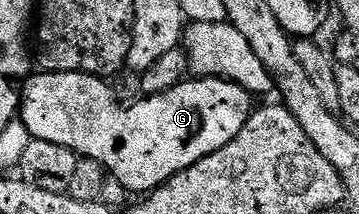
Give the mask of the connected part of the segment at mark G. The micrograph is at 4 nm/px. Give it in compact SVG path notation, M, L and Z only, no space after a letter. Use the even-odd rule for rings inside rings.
M48 71L45 73L34 73L29 76L21 84L20 87L20 121L28 129L31 139L39 139L40 141L52 141L52 145L64 145L72 148L79 157L87 159L95 159L100 161L100 165L106 168L109 178L114 179L126 191L142 191L149 192L151 189L161 187L163 183L169 183L170 178L176 173L180 173L184 169L188 169L192 165L196 165L196 161L207 159L212 153L216 153L216 149L224 149L224 145L228 145L228 141L232 141L232 137L236 137L236 133L240 133L240 129L244 129L244 125L248 121L252 110L252 96L250 92L245 91L239 83L230 83L227 79L203 79L201 77L190 77L185 81L178 82L174 87L166 92L160 92L158 95L148 95L129 106L122 106L116 101L116 97L111 91L111 84L105 78L96 75L82 75L78 71Z

